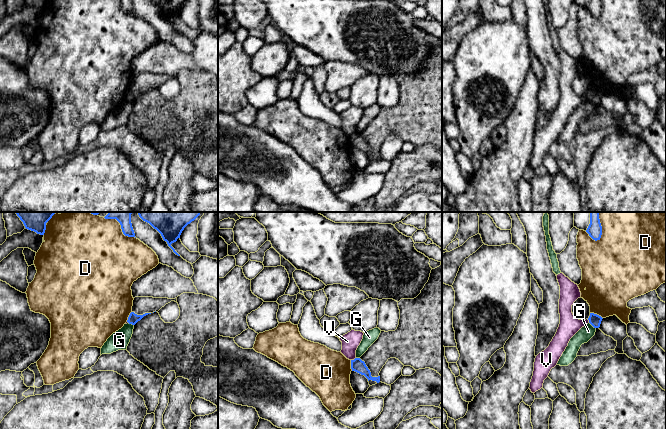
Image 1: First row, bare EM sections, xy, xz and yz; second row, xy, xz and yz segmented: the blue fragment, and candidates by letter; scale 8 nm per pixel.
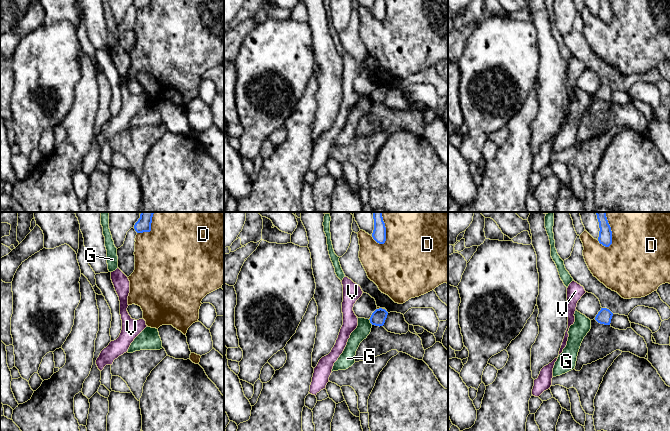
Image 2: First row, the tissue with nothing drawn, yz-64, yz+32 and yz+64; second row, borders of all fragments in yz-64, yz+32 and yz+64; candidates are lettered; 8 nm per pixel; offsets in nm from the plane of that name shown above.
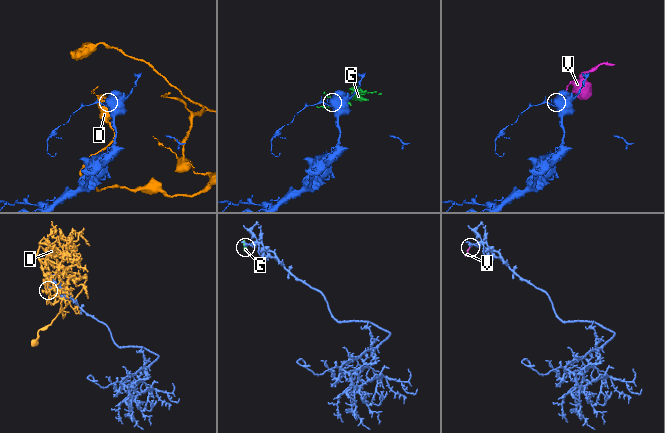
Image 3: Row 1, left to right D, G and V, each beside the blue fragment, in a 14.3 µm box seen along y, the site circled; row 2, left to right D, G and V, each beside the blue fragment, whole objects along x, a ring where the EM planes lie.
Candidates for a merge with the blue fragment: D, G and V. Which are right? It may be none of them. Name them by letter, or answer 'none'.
none

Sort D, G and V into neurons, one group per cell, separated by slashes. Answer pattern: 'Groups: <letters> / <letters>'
Groups: D / G / V

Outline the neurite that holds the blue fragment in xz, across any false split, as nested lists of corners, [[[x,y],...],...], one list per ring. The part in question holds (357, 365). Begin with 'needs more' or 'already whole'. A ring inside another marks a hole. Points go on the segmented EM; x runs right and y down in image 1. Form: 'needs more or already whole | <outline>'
already whole | [[[355,358],[354,360],[351,360],[351,369],[352,371],[355,371],[361,375],[364,375],[368,381],[376,381],[377,383],[380,382],[380,376],[378,377],[372,377],[371,372],[366,366],[365,362],[362,361],[360,358]]]

